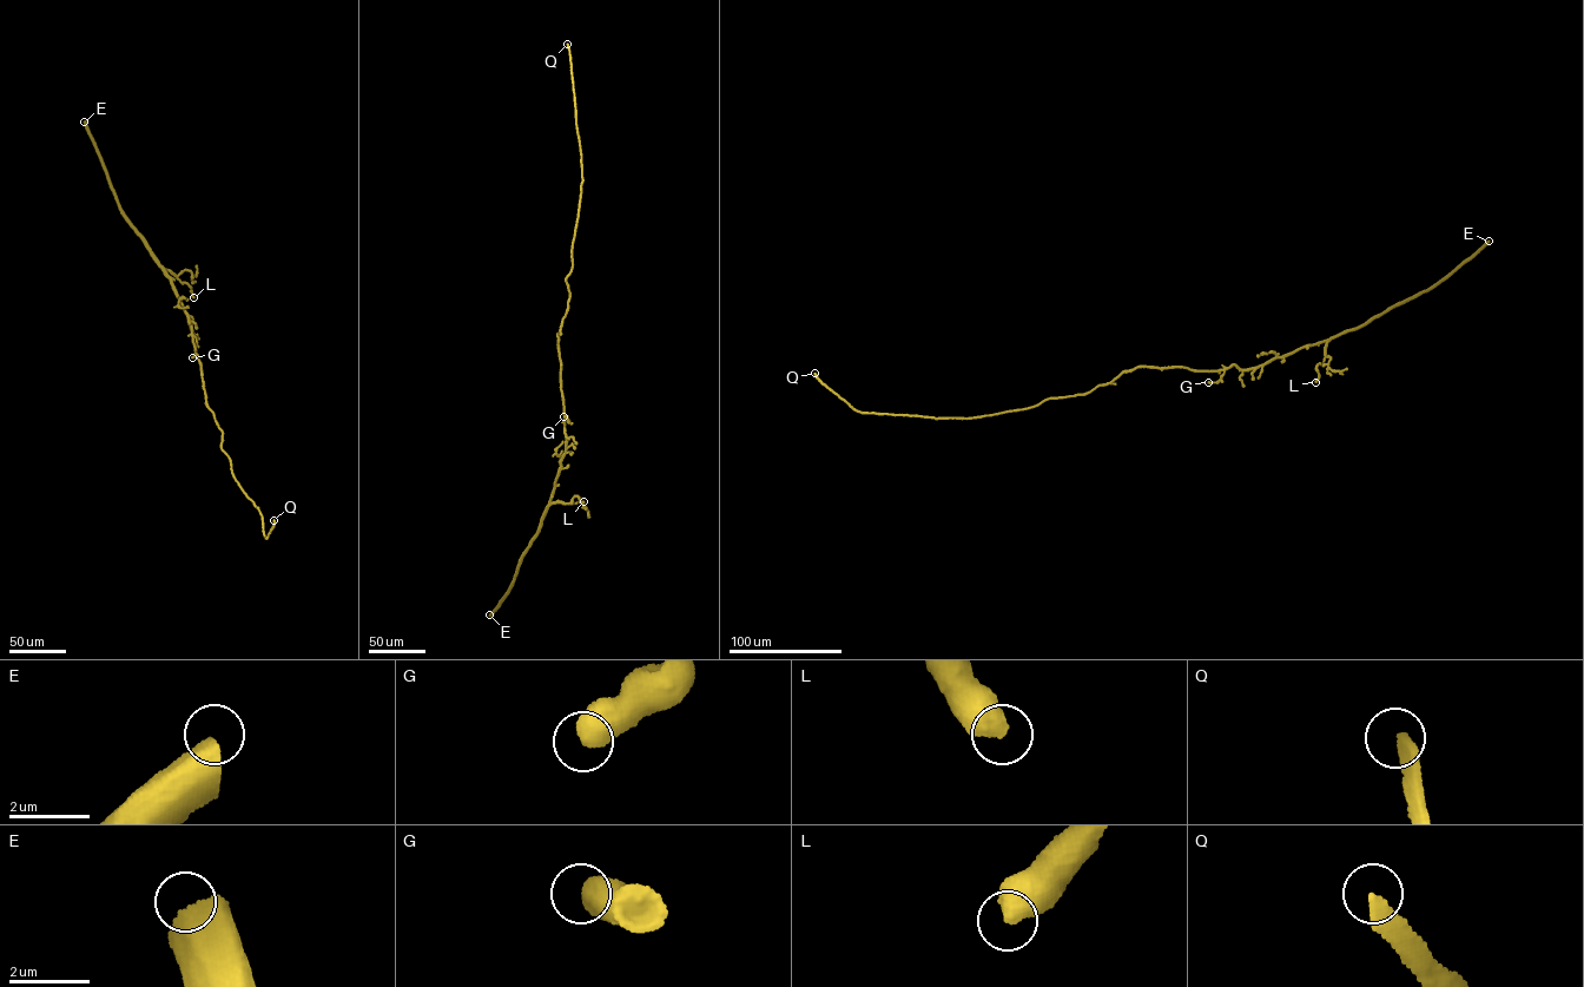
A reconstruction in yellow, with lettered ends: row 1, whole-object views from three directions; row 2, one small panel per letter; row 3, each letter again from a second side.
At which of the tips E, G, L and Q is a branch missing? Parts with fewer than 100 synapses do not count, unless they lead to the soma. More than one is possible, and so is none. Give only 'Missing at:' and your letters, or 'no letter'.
Missing at: Q

